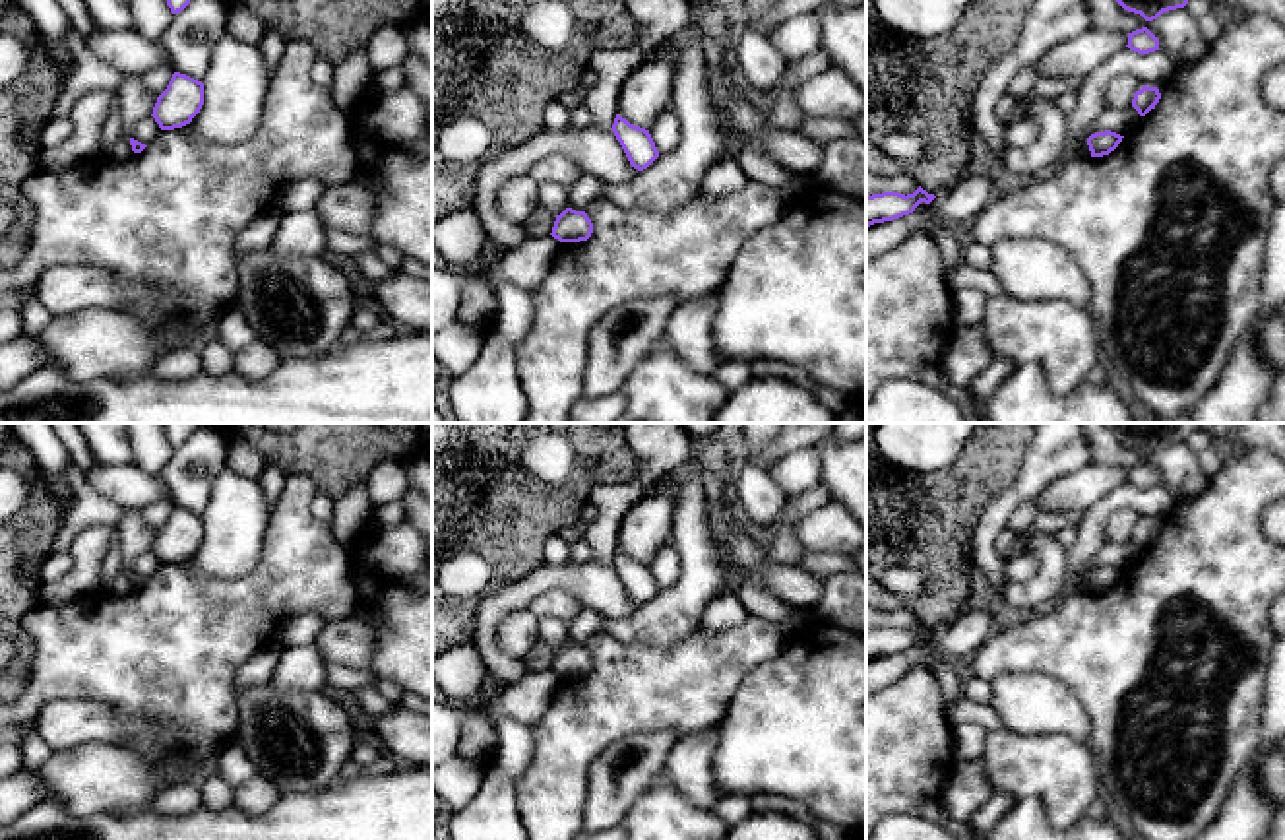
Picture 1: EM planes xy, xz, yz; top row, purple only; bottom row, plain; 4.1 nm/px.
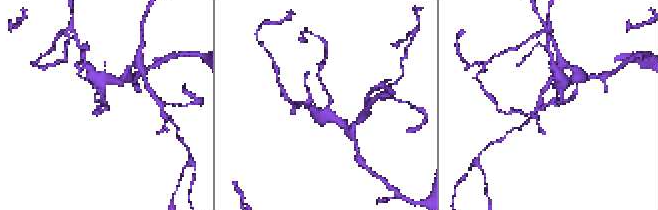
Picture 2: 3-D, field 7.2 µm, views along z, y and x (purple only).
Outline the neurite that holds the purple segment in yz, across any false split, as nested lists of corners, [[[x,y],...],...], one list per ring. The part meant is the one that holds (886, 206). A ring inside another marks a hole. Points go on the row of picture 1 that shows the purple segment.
[[[921,186],[907,196],[899,192],[866,196],[866,227],[909,215],[921,202],[930,204],[934,198],[934,194],[928,194]]]

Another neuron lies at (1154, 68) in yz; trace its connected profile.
[[[1128,47],[1105,60],[1097,70],[1083,78],[1076,113],[1066,118],[1066,138],[1060,157],[1052,171],[1078,157],[1091,157],[1087,132],[1093,120],[1105,111],[1105,87],[1114,76],[1136,76],[1147,87],[1161,85],[1175,72],[1175,62],[1163,52],[1138,54]]]

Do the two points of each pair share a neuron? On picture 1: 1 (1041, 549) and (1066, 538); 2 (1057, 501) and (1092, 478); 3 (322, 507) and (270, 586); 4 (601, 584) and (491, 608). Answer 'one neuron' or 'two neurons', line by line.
1: two neurons
2: one neuron
3: two neurons
4: one neuron

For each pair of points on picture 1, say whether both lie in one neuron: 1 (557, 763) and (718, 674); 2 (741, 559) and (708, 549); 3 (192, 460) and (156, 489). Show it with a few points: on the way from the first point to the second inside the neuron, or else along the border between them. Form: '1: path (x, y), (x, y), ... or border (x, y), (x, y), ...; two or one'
1: path (597, 722), (630, 689), (677, 689); one
2: border (720, 544), (733, 584); two
3: border (157, 476), (173, 501); two

